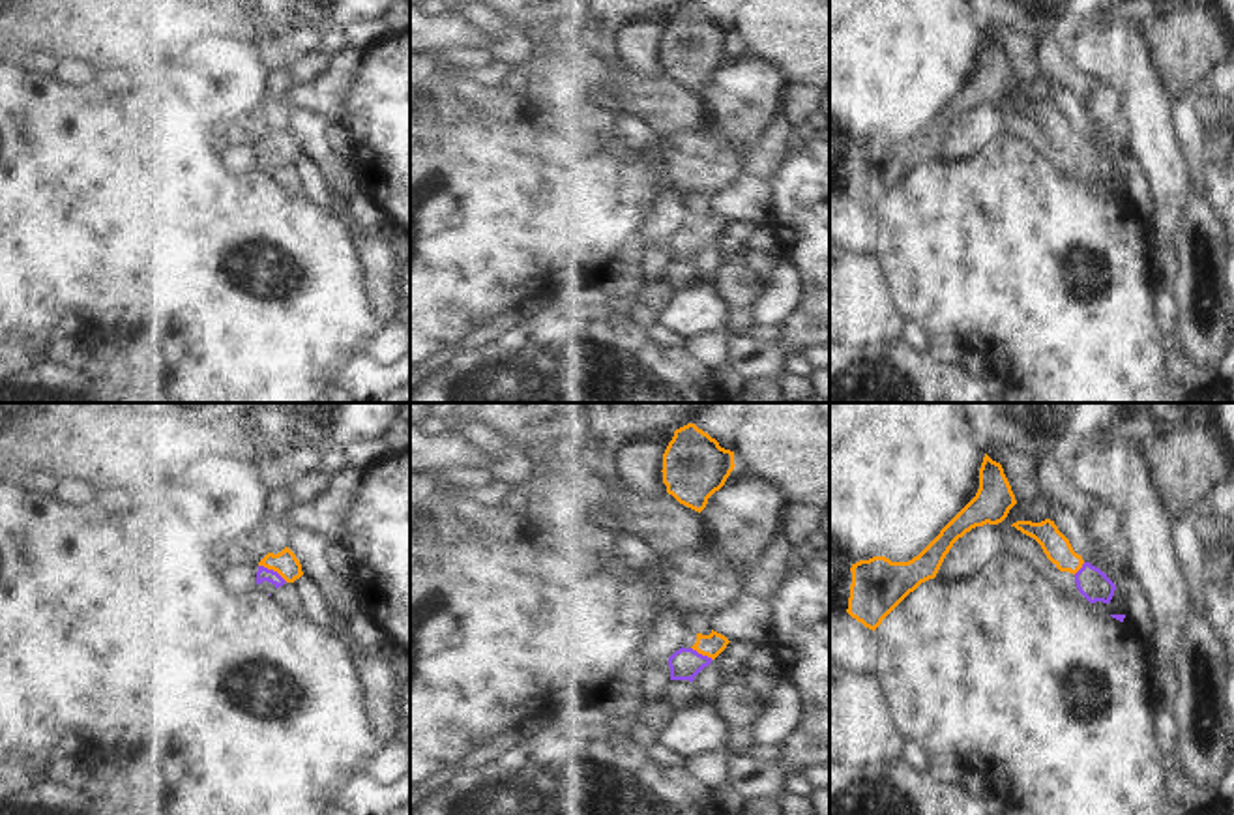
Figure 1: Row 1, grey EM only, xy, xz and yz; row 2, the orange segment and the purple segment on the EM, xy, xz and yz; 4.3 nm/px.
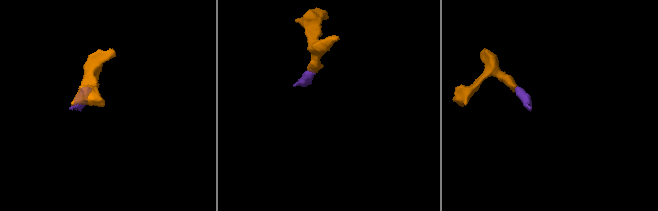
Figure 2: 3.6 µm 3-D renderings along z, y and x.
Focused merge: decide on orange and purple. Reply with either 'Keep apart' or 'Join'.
Join.

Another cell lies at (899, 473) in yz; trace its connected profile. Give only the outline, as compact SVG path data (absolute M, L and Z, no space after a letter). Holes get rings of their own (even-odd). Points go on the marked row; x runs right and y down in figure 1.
M830 403L830 536L854 564L873 556L886 556L891 562L912 560L976 496L983 448L959 403Z

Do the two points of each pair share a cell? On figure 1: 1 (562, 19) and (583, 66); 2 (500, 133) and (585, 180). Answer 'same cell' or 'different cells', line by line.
1: different cells
2: same cell

